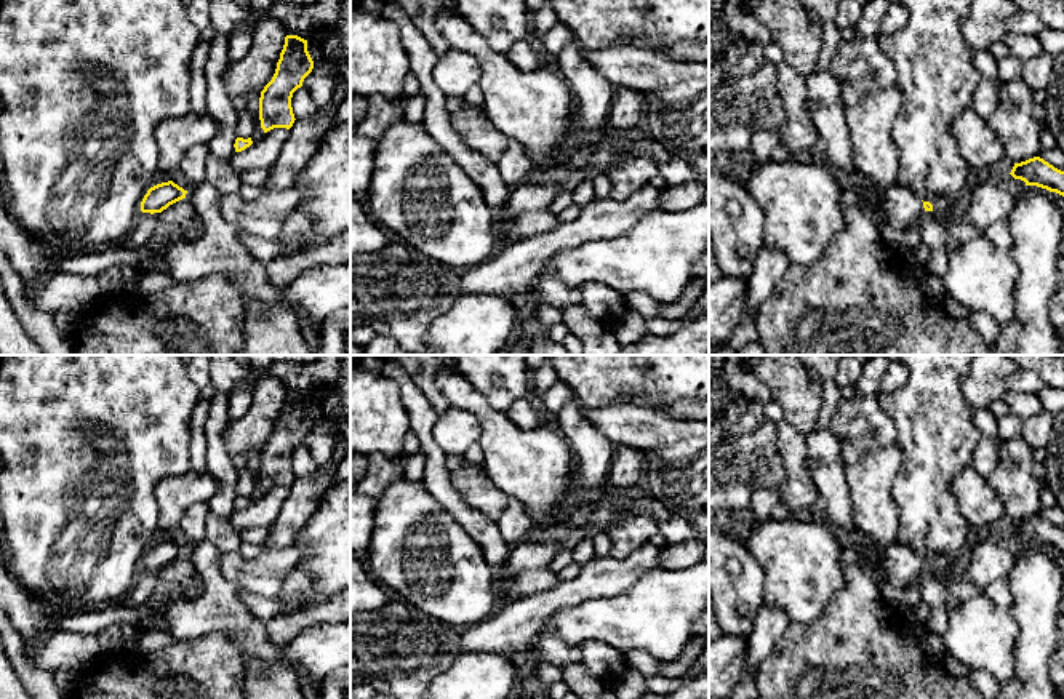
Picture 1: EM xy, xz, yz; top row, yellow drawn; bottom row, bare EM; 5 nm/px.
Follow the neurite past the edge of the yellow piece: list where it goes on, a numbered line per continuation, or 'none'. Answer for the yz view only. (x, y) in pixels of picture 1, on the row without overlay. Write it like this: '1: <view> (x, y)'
1: yz (903, 567)

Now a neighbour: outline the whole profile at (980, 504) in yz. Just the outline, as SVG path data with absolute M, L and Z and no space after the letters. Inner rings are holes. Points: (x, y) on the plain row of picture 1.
M973 467L963 469L950 483L950 493L968 525L981 533L992 534L1005 518L998 494Z

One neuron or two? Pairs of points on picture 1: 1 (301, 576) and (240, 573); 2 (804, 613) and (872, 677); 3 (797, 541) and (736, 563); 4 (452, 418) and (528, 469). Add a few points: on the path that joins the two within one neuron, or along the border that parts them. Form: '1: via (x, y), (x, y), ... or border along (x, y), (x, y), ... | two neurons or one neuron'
1: border along (296, 546), (298, 562), (287, 573), (276, 597) | two neurons
2: border along (837, 592), (824, 611), (812, 623), (791, 623) | two neurons
3: border along (733, 535), (762, 568), (762, 594) | two neurons
4: border along (453, 408), (471, 411), (479, 419), (479, 442) | two neurons

